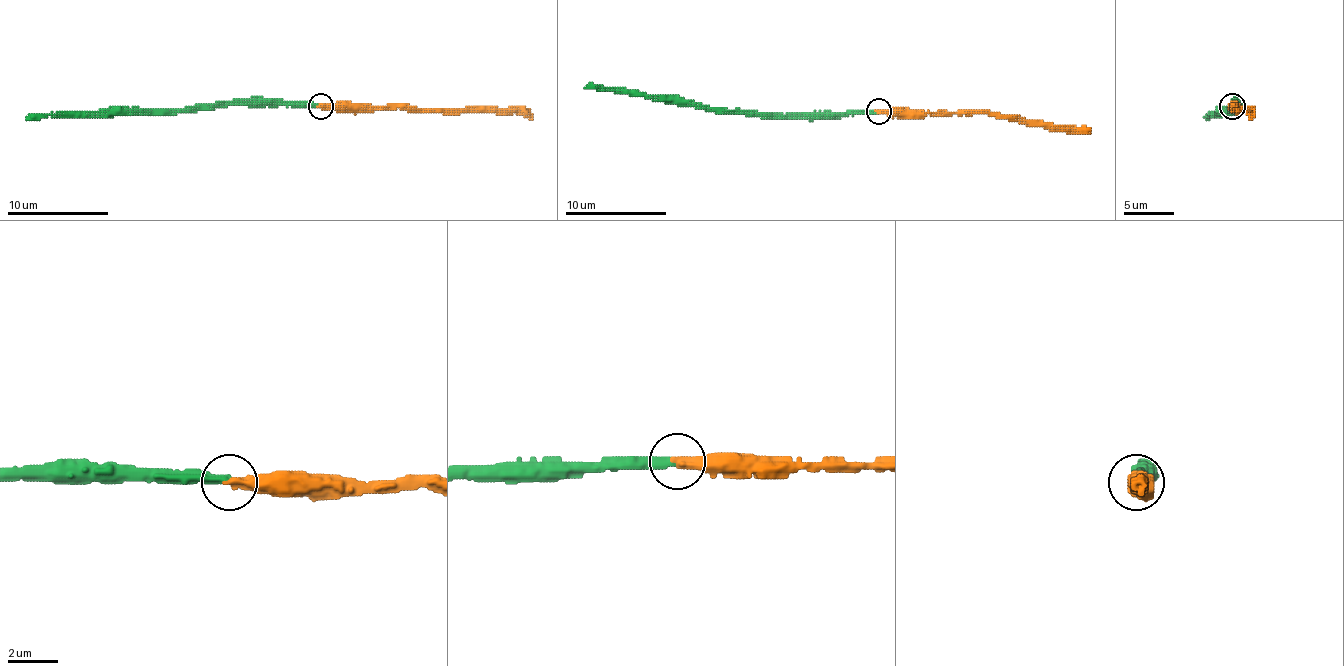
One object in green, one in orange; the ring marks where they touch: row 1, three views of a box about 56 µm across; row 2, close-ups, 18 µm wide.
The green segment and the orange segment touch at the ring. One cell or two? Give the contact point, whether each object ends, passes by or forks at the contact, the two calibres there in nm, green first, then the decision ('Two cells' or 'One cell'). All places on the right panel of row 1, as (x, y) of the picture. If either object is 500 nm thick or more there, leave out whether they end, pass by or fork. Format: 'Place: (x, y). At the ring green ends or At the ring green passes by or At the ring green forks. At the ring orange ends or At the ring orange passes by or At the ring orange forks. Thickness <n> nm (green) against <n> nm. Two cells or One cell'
Place: (1232, 106). At the ring green ends. At the ring orange ends. Thickness 360 nm (green) against 420 nm. One cell

